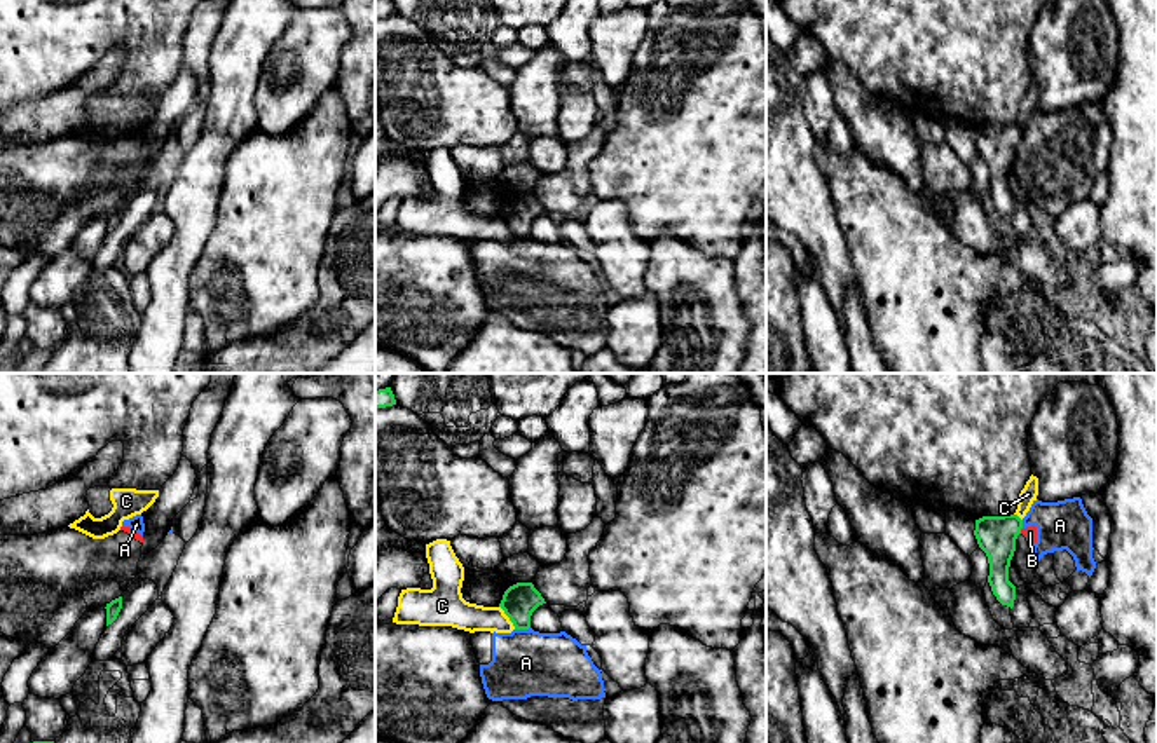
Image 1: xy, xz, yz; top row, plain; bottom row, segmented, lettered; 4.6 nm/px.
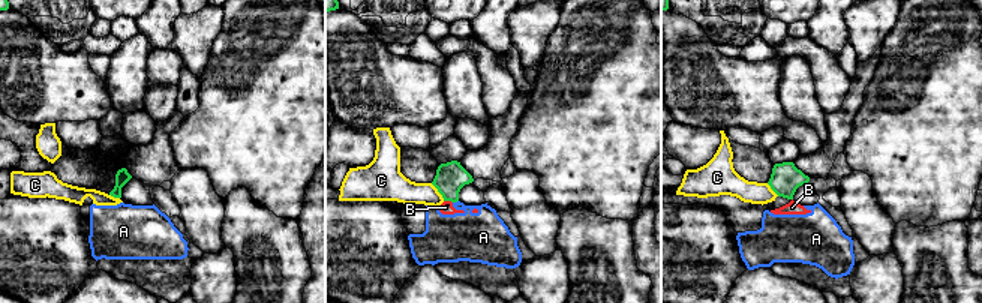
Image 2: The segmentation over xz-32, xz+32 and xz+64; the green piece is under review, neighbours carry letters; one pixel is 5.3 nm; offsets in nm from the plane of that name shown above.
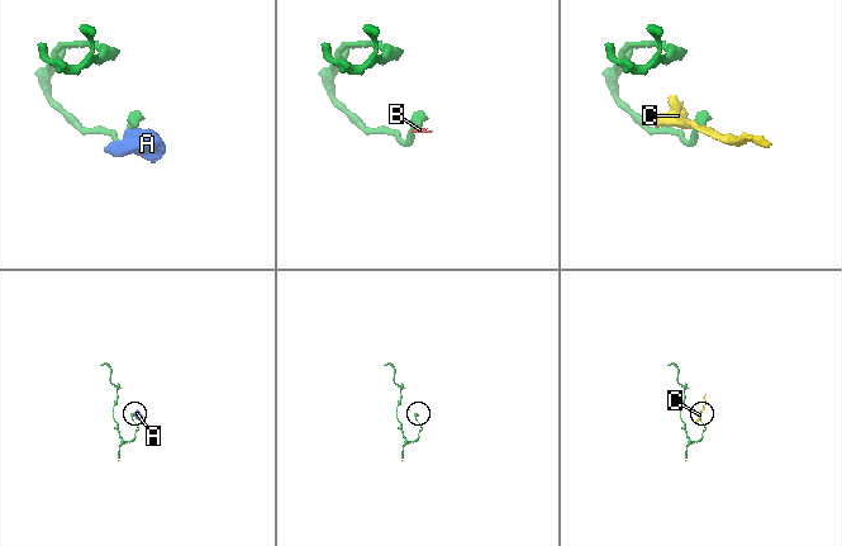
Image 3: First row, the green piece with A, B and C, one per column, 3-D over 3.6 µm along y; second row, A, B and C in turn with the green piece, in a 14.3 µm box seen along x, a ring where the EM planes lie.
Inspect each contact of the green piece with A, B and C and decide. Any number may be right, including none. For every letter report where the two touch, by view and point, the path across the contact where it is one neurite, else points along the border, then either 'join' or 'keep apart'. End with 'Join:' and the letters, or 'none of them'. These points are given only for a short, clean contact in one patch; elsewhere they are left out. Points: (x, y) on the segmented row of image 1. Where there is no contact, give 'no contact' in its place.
A: contact xz (522, 628); border xz (529, 627), (515, 630); keep apart
B: contact yz (1020, 531); border yz (1021, 527), (1020, 532); keep apart
C: contact xz (508, 616); border xz (499, 606), (515, 628); keep apart
Join: none of them

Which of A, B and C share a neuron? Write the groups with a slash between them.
A B / C

